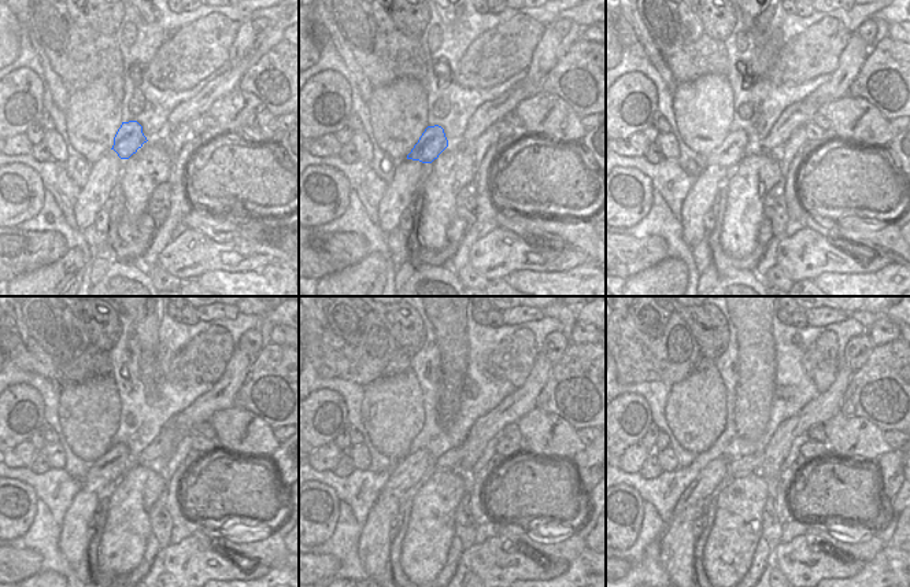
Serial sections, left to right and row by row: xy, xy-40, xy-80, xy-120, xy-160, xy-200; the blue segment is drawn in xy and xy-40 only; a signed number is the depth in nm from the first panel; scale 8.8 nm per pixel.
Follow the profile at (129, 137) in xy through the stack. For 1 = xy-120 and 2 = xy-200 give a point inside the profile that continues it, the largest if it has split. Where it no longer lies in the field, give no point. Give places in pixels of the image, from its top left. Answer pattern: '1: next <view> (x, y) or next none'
1: next xy-120 (117, 461)
2: next xy-200 (716, 472)

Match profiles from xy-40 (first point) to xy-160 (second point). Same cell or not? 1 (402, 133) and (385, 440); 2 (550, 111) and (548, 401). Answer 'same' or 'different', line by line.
1: same
2: different

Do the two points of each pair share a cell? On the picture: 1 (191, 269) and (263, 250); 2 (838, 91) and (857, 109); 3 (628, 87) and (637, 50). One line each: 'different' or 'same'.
1: same
2: different
3: different

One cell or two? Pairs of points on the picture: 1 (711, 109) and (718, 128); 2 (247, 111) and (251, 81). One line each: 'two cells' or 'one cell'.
1: one cell
2: two cells

